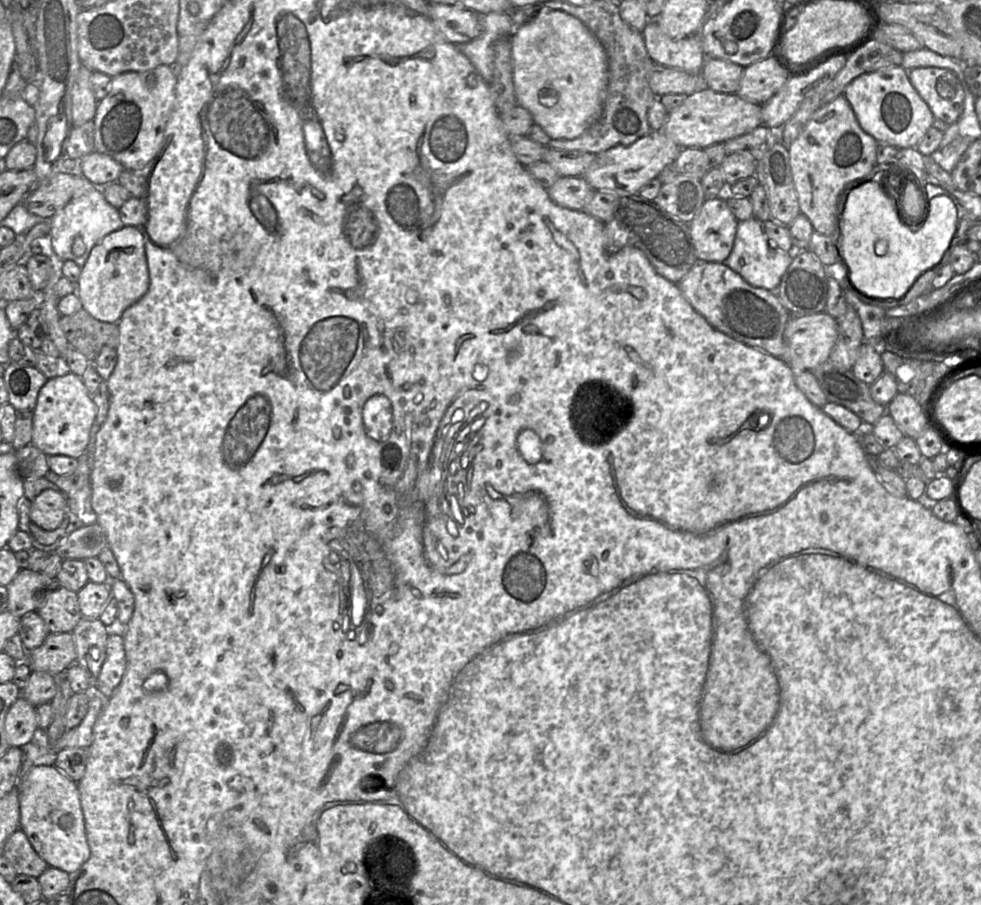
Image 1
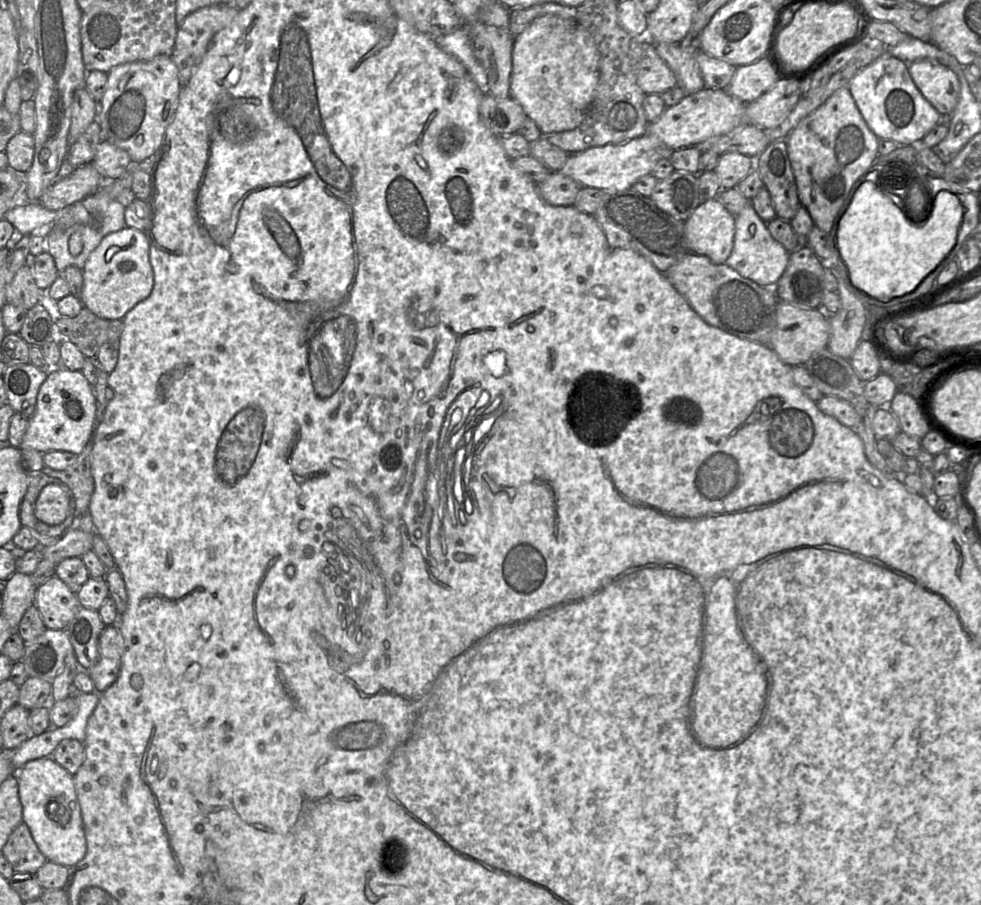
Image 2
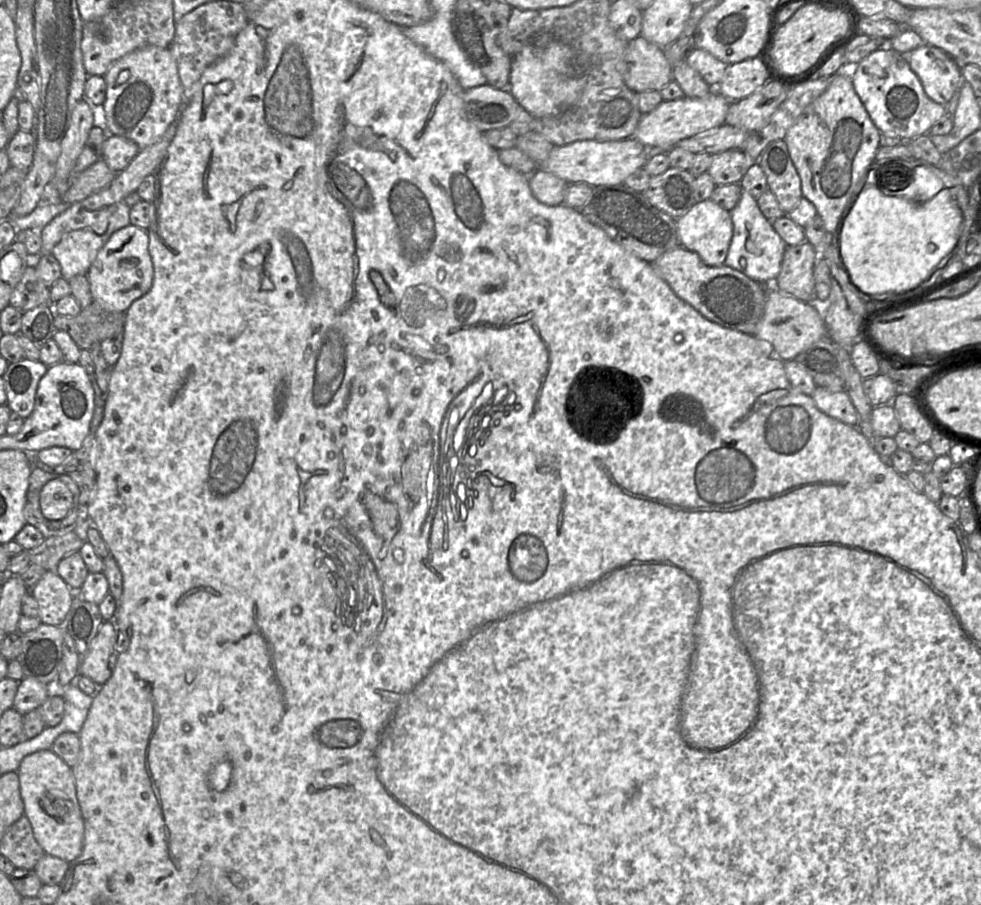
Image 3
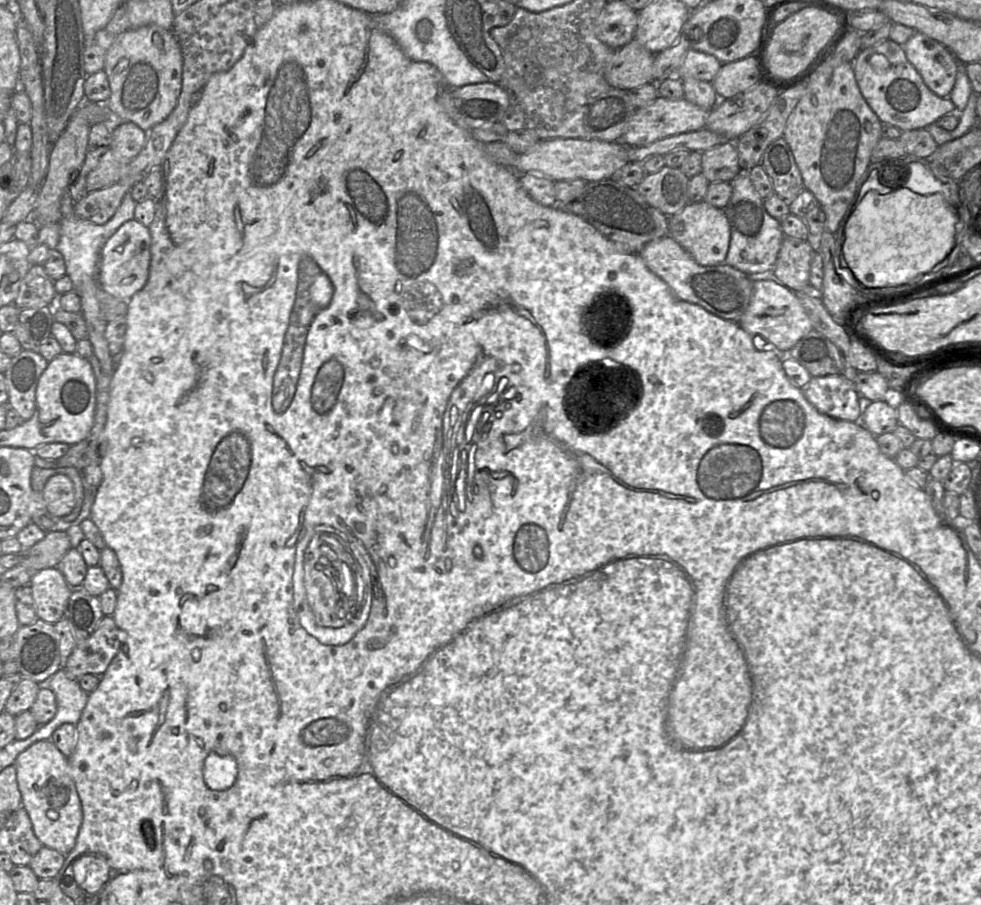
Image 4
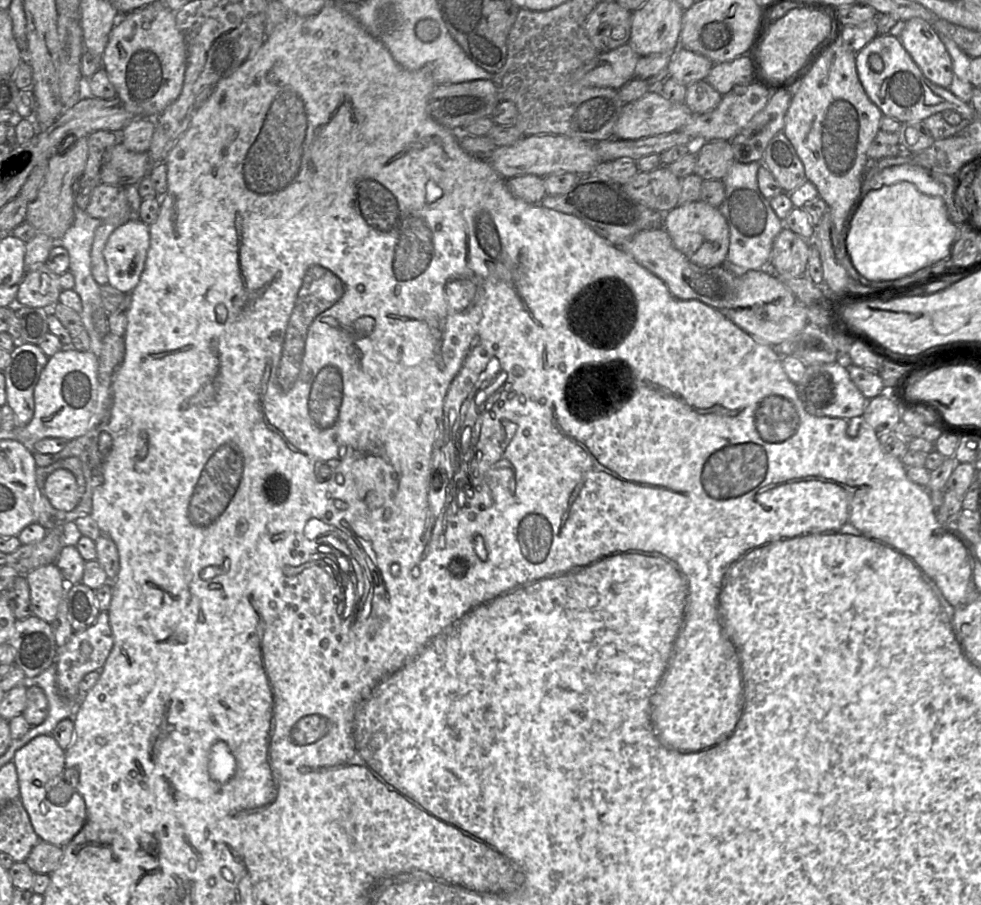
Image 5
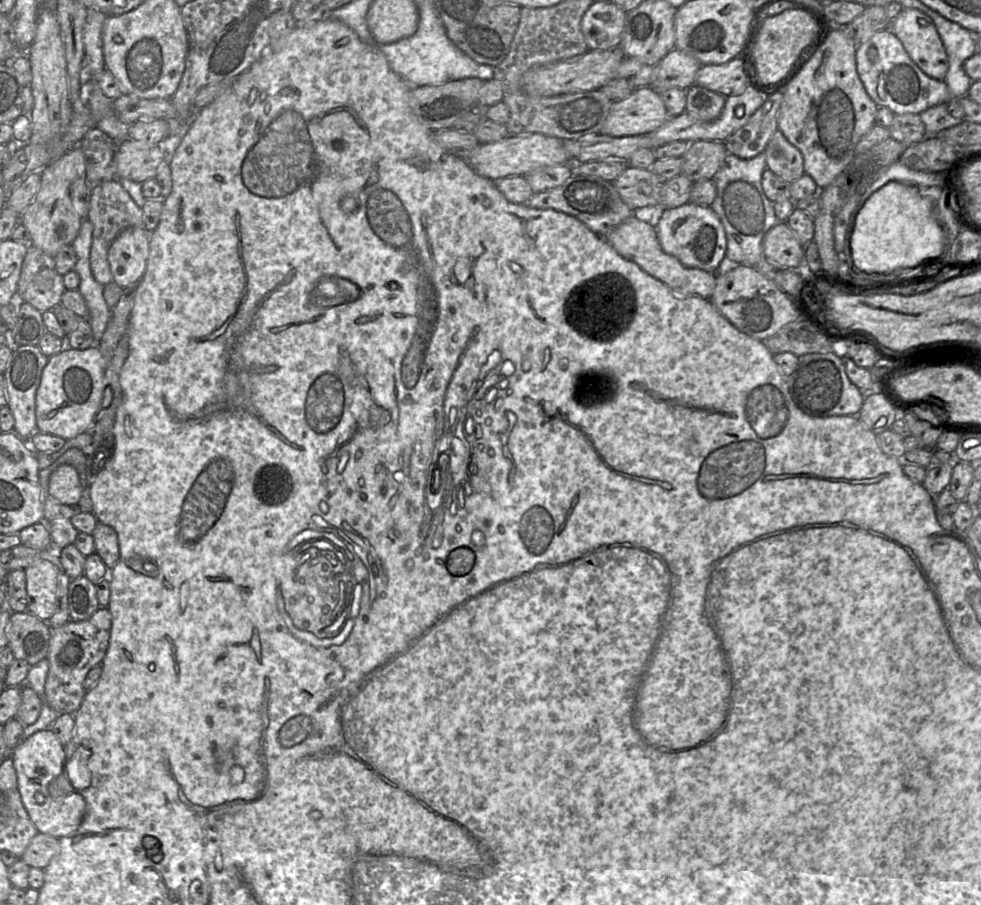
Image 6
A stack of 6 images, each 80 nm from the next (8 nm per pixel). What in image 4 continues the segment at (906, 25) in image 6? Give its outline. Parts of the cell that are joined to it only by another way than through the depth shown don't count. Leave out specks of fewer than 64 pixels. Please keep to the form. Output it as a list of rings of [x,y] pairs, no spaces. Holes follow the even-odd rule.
[[[921,32],[900,45],[925,85],[939,97],[949,97],[958,71],[958,60],[938,41]]]

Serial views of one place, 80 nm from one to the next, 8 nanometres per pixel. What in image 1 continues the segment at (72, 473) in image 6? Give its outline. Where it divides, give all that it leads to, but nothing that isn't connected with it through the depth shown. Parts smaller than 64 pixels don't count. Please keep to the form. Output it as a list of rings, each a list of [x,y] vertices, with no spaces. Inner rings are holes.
[[[45,489],[32,500],[29,517],[43,530],[52,531],[58,528],[68,512],[67,498],[63,492]]]

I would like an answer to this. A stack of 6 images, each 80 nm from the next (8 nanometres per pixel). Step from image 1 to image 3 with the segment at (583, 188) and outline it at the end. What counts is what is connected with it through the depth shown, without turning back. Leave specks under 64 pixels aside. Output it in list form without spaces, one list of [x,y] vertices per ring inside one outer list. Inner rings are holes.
[[[537,169],[528,176],[529,186],[534,197],[541,203],[557,206],[564,203],[568,183],[544,169]]]

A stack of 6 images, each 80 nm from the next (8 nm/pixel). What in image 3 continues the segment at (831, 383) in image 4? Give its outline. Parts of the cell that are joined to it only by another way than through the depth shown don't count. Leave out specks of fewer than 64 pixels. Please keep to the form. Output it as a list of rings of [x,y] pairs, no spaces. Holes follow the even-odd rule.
[[[816,387],[811,398],[817,408],[826,415],[857,427],[858,414],[846,391],[832,392],[826,388]]]

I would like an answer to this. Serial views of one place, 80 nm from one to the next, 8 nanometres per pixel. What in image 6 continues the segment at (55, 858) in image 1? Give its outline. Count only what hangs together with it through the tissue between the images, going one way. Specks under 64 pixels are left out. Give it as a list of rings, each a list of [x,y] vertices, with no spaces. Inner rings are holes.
[[[40,730],[19,742],[11,751],[11,758],[17,775],[17,789],[32,823],[39,833],[62,839],[73,834],[80,827],[86,814],[86,801],[72,786],[65,773],[65,750],[52,730]]]

